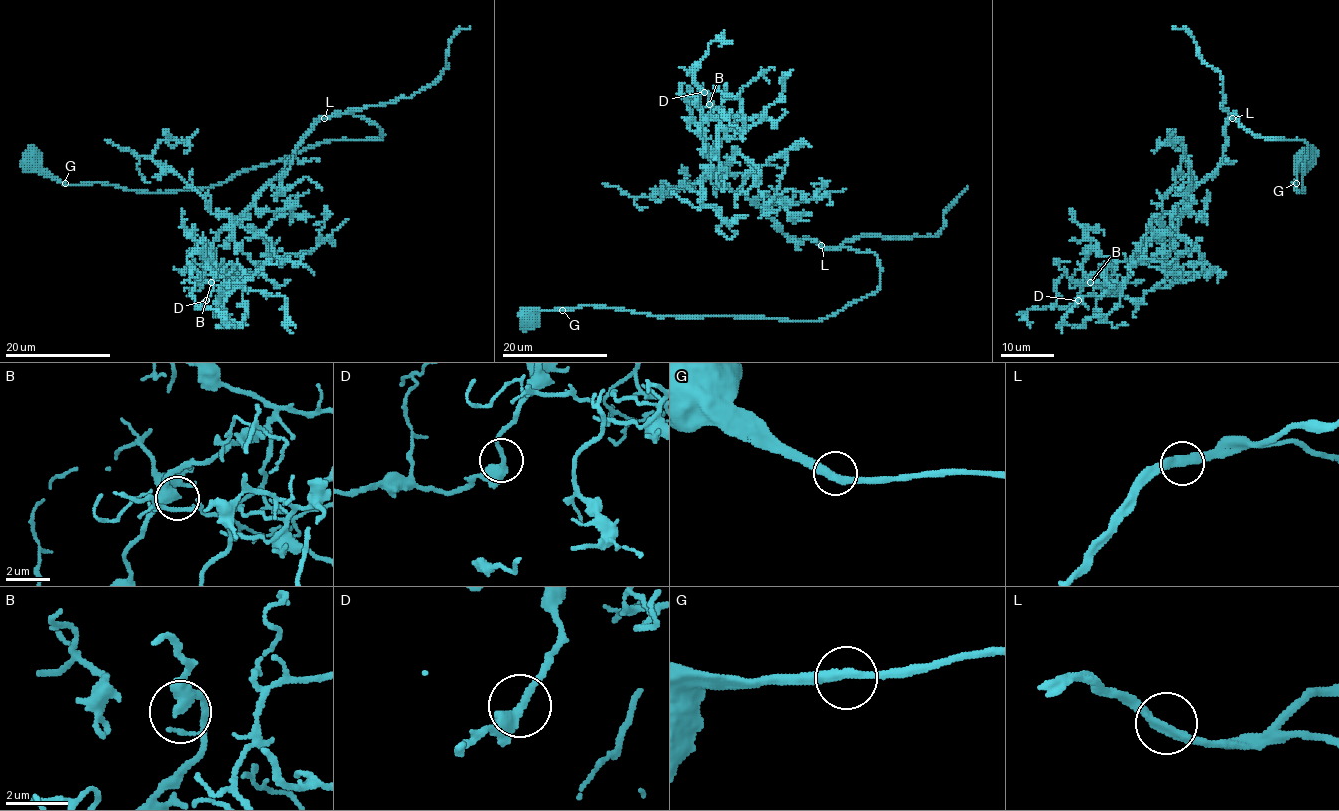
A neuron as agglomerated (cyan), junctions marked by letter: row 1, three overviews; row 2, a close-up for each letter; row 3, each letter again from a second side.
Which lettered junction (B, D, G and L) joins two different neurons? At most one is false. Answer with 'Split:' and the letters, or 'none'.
Split: none

